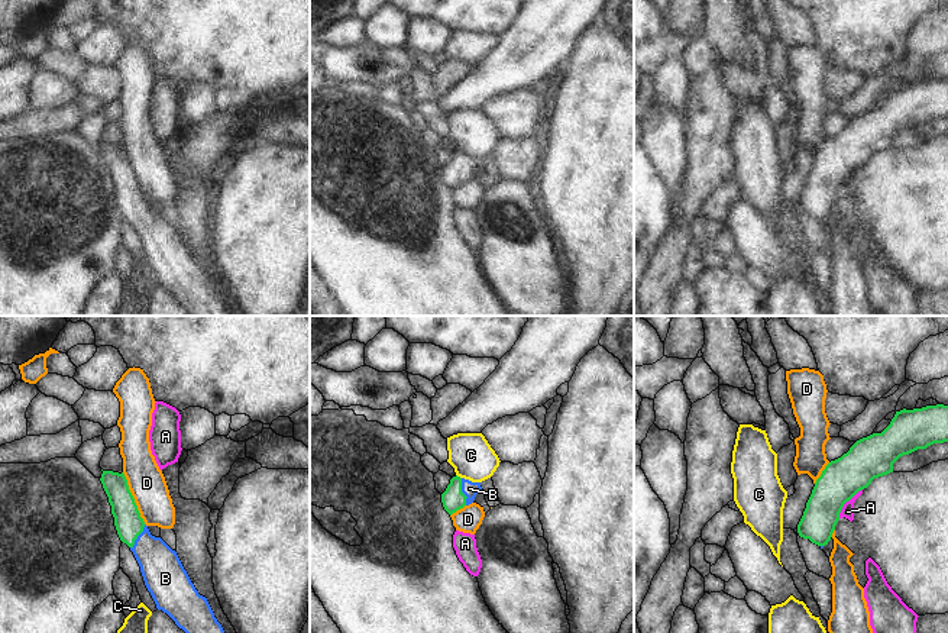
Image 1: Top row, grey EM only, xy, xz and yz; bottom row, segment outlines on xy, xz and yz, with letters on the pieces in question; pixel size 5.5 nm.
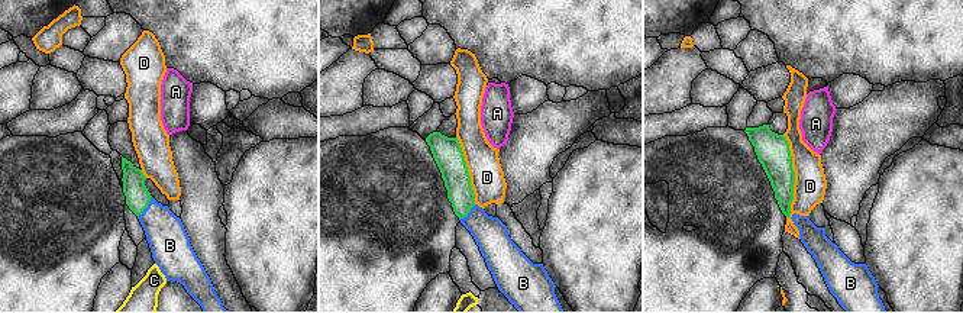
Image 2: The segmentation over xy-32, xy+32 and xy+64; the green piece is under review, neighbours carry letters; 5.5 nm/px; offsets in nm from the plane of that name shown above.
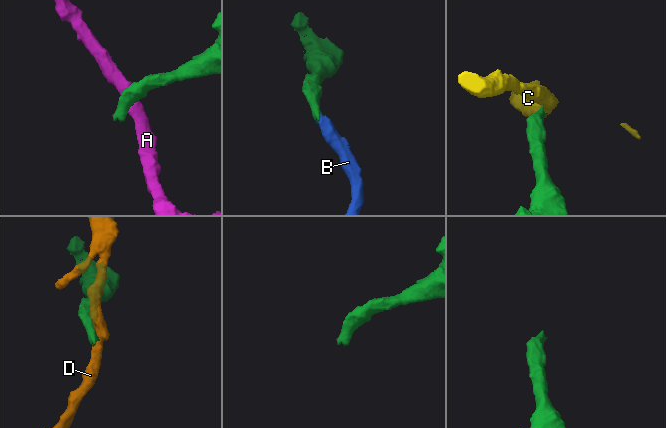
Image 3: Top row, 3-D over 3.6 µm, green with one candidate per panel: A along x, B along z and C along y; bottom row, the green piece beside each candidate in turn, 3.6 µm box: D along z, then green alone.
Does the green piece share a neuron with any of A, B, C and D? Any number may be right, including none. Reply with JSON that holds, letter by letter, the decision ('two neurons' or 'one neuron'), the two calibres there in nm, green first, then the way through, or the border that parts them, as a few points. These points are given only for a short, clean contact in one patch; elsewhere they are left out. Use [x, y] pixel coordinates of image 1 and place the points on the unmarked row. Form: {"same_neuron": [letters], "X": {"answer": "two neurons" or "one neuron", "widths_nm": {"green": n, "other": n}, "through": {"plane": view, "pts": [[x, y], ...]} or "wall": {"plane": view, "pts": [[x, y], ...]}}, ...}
{"same_neuron": ["B"], "A": {"answer": "two neurons", "widths_nm": {"green": 220, "other": 70}, "wall": {"plane": "yz", "pts": [[861, 164], [844, 180], [838, 193]]}}, "B": {"answer": "one neuron", "widths_nm": {"green": 120, "other": 90}, "through": {"plane": "xz", "pts": [[453, 174], [460, 167], [469, 164]]}}, "C": {"answer": "two neurons", "widths_nm": {"green": 120, "other": 240}, "wall": {"plane": "xz", "pts": [[456, 149], [460, 154]]}}, "D": {"answer": "two neurons", "widths_nm": {"green": 160, "other": 200}, "wall": {"plane": "xy", "pts": [[122, 148], [139, 191], [145, 199]]}}}

